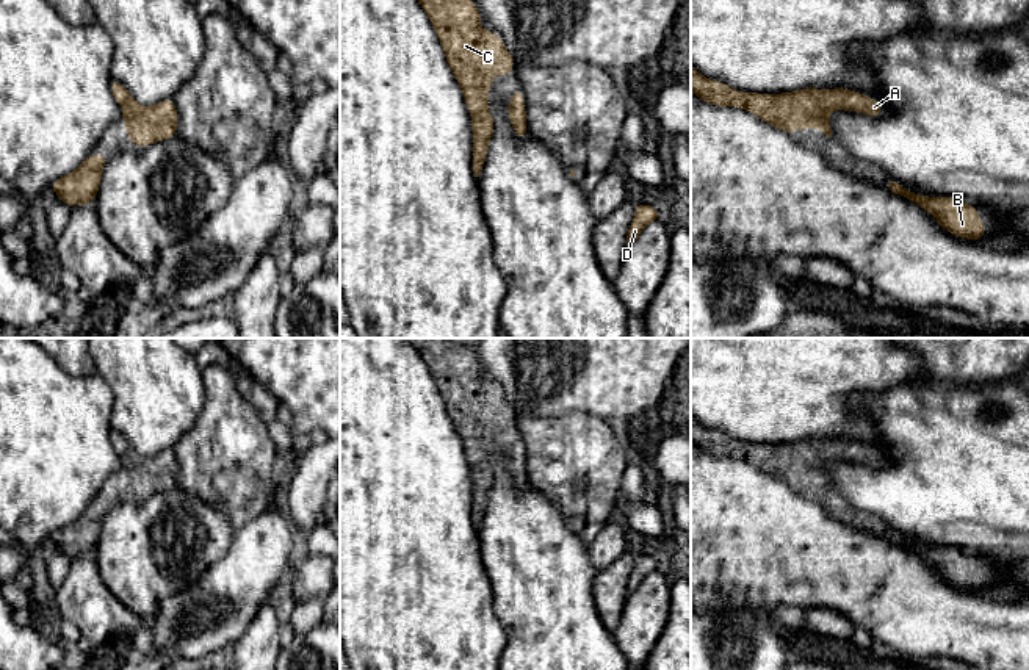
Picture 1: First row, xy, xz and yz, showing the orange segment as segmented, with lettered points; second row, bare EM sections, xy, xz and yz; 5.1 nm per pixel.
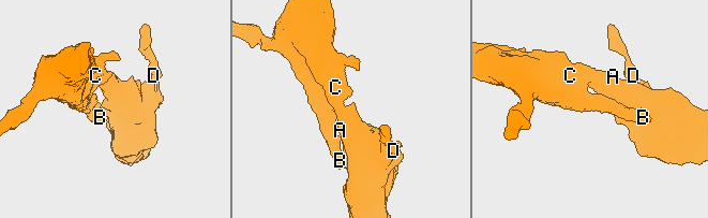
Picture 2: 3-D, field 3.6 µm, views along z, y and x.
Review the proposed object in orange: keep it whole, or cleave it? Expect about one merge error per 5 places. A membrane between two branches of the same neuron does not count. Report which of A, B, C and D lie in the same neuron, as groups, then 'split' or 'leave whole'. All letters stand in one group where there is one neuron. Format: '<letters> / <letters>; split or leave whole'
A B C D; leave whole

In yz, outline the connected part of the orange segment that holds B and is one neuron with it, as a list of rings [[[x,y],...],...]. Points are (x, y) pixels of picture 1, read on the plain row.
[[[890,532],[890,540],[894,545],[916,554],[935,567],[940,578],[959,589],[969,592],[982,592],[985,576],[979,570],[977,557],[966,556],[955,548],[930,548],[915,545],[902,535]]]

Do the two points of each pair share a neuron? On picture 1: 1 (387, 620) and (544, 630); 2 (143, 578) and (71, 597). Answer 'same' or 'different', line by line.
1: different
2: different

